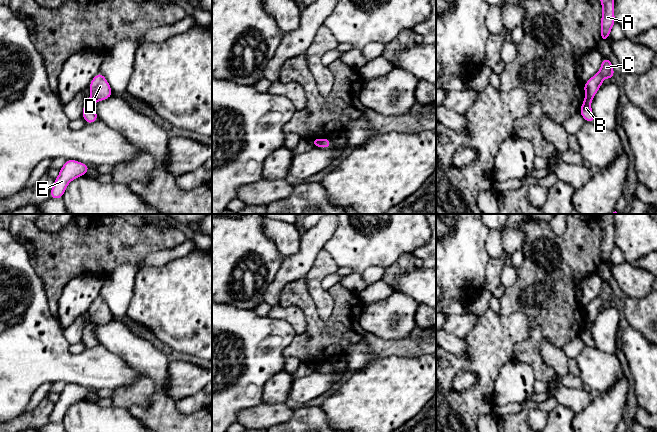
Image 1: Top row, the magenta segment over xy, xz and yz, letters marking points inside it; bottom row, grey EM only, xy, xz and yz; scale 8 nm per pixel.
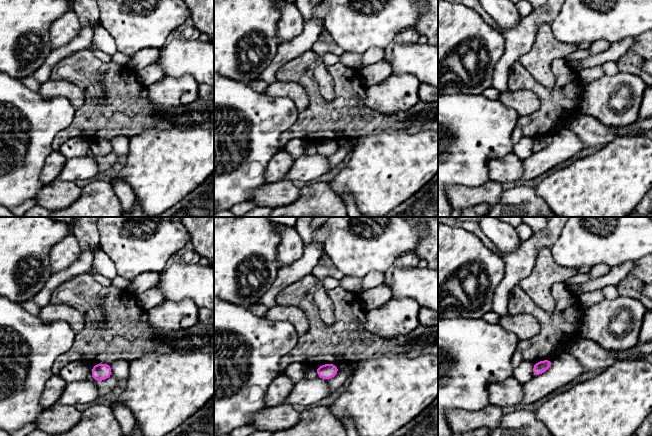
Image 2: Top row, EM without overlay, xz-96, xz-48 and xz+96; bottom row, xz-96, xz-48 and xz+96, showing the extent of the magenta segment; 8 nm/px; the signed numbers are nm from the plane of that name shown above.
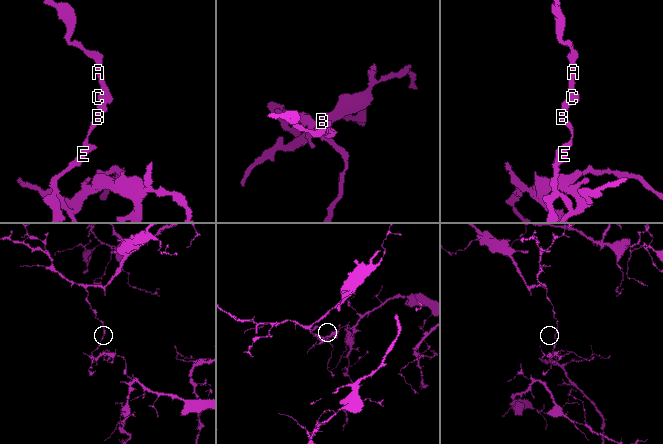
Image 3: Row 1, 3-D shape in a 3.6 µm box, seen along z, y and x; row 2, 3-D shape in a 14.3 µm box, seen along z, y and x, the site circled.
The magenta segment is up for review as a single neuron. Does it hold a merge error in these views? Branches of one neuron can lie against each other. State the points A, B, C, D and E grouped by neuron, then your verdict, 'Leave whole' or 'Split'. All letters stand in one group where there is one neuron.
Groups: A C D / B E. Split

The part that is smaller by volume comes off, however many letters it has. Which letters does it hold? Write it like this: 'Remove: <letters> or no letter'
Remove: B, E

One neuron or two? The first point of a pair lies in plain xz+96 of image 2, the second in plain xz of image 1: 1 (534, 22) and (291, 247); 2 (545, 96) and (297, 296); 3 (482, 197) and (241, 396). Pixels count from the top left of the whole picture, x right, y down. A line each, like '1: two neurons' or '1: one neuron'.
1: two neurons
2: one neuron
3: two neurons

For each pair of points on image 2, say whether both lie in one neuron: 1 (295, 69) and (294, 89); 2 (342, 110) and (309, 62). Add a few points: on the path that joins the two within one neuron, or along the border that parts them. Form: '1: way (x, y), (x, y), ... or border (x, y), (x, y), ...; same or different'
1: border (277, 80), (297, 82), (305, 90), (308, 100); different
2: way (327, 107), (314, 94), (309, 83), (309, 77); same

